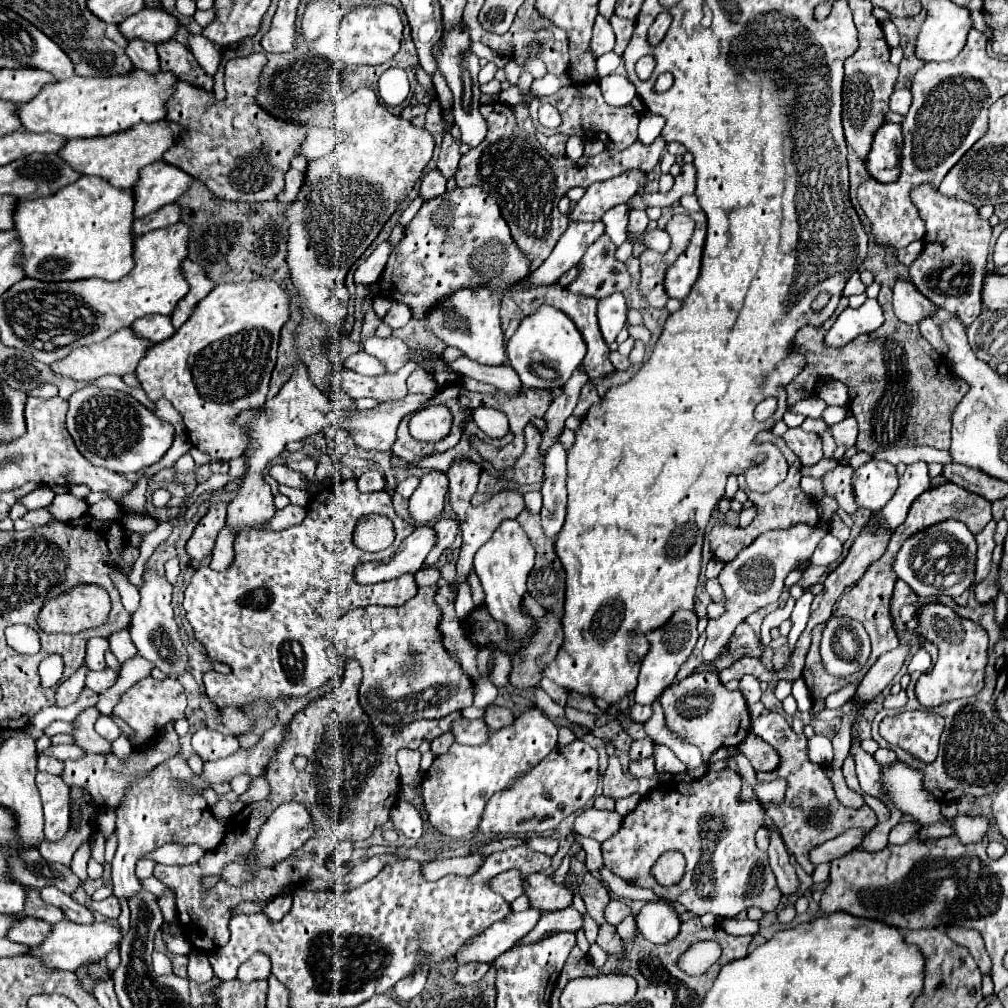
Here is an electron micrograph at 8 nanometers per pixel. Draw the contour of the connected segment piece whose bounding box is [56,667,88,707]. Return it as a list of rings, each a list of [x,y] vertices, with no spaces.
[[[82,667],[70,679],[60,683],[60,687],[56,689],[56,705],[58,707],[66,707],[66,705],[70,705],[70,703],[74,703],[78,699],[80,691],[84,689],[84,677],[86,677],[86,673],[88,673],[88,669]]]

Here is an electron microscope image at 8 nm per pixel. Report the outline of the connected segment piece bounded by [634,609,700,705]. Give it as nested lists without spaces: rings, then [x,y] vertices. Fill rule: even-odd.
[[[678,609],[678,613],[674,613],[674,617],[670,617],[670,621],[666,621],[666,625],[648,633],[650,653],[646,653],[646,657],[642,659],[640,677],[638,677],[638,685],[636,685],[636,691],[634,691],[636,703],[652,705],[662,695],[662,691],[672,685],[680,665],[690,657],[690,653],[694,651],[696,641],[700,637],[696,623],[698,623],[698,615],[694,611]]]

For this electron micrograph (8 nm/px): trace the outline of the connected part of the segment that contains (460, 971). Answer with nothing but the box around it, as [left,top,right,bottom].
[454,963,488,987]

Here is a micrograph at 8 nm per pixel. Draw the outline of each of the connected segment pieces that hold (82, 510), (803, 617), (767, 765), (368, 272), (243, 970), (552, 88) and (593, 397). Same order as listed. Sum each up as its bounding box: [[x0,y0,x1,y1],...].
[[47,492,88,522],[788,591,814,649],[740,733,778,771],[354,241,392,287],[237,952,272,983],[532,71,572,95],[574,382,601,419]]

